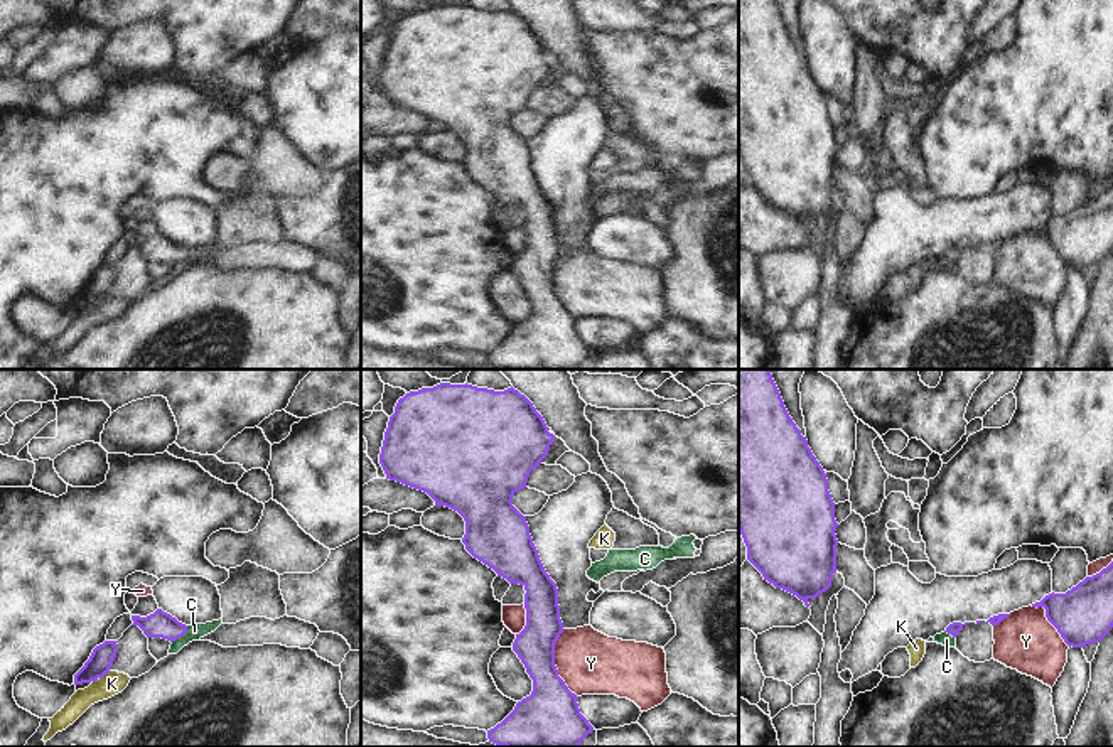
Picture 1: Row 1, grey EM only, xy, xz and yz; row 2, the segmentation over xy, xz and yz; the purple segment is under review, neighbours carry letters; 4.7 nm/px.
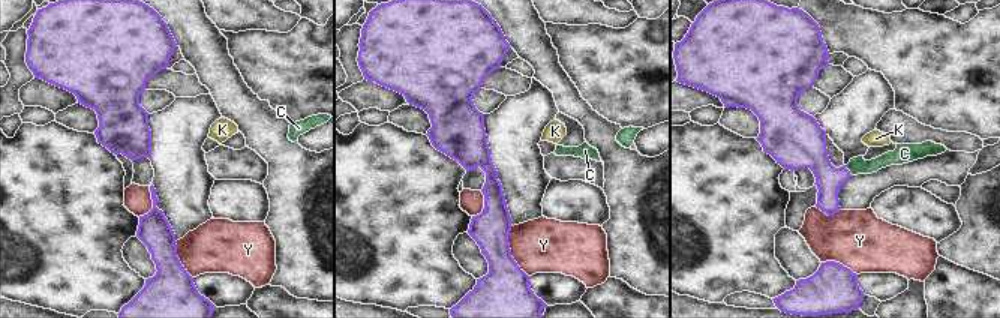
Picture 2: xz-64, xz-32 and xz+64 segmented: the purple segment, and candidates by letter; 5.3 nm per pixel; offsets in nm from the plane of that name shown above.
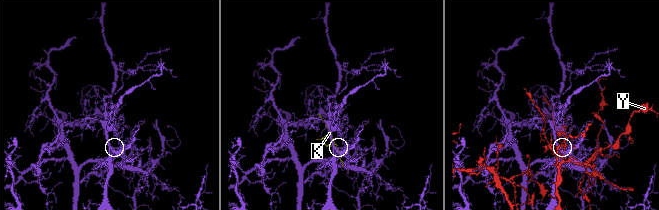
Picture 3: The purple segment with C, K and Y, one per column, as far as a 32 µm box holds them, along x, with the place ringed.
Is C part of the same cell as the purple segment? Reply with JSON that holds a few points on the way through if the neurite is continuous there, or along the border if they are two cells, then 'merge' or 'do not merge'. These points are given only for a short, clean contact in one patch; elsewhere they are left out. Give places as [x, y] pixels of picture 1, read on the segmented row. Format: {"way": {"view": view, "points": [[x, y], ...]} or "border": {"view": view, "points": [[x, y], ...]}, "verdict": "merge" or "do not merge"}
{"way": {"view": "xy", "points": [[159, 624], [181, 636], [194, 631]]}, "verdict": "merge"}

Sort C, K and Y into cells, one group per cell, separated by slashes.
C / K / Y

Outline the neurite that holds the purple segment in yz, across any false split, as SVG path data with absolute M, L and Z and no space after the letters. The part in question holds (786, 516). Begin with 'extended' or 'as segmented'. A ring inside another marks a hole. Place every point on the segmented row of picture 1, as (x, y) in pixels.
as segmented | M739 369L739 529L747 546L747 560L764 580L809 607L808 600L826 592L836 572L836 526L826 474L789 416L771 371Z

